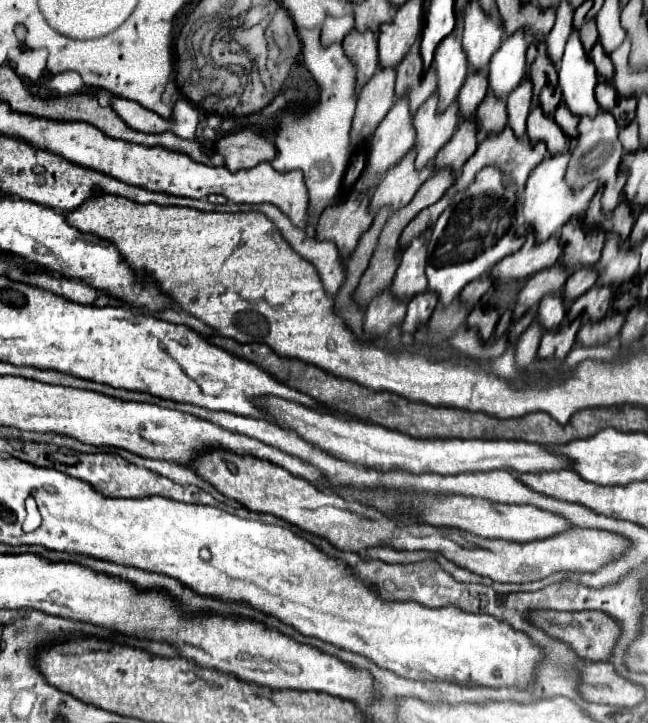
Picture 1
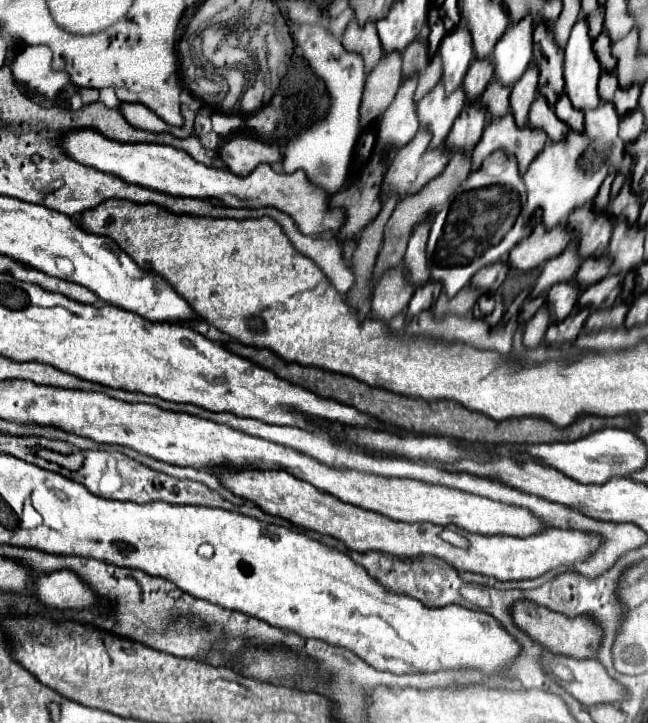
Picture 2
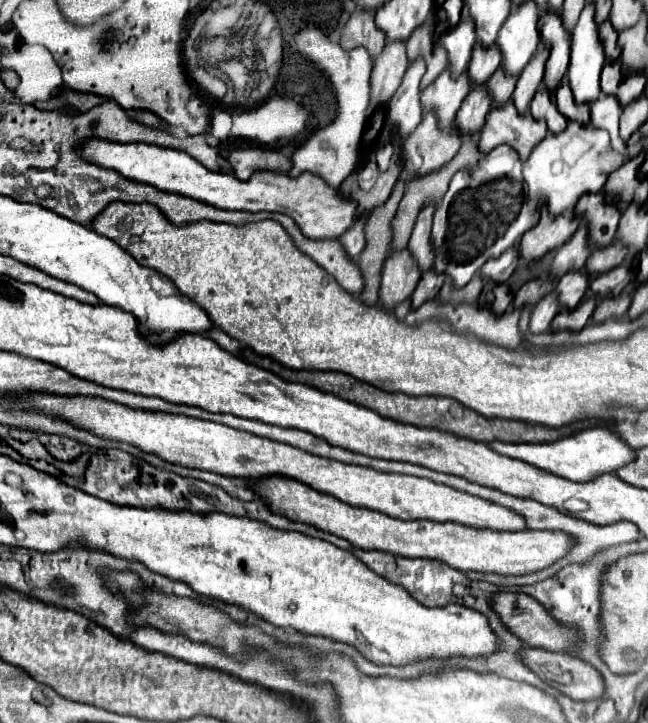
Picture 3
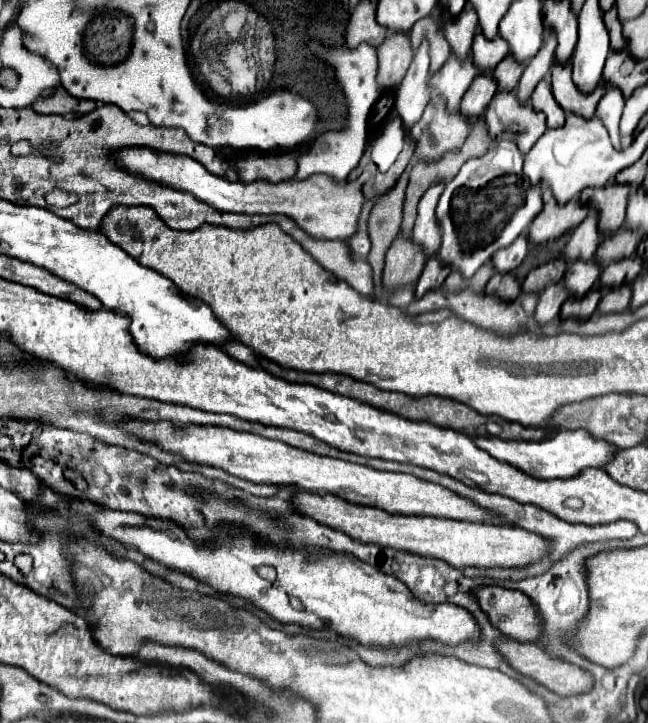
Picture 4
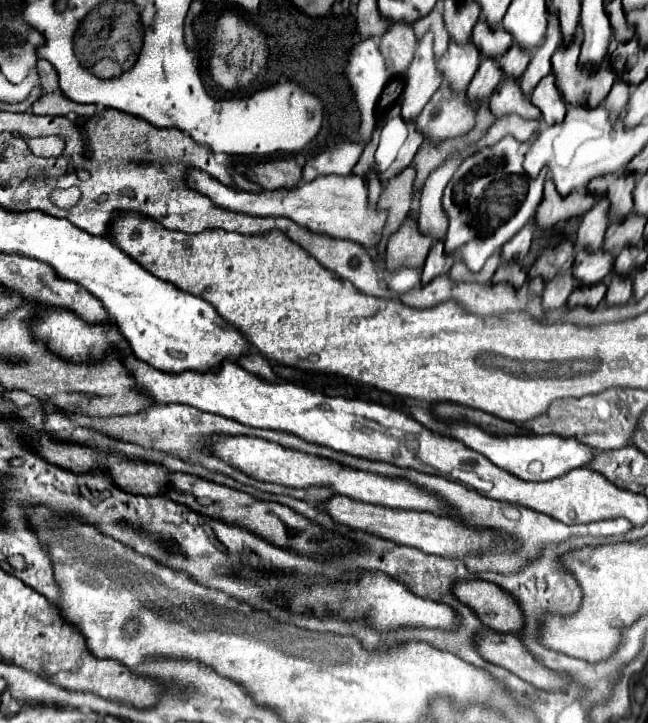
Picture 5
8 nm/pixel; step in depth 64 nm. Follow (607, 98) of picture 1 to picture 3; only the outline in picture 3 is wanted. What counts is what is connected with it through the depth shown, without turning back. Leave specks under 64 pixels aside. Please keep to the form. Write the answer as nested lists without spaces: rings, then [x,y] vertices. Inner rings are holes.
[[[620,60],[606,62],[606,66],[602,70],[602,92],[616,94],[616,88],[618,88],[620,82],[622,82],[622,66],[620,66]]]

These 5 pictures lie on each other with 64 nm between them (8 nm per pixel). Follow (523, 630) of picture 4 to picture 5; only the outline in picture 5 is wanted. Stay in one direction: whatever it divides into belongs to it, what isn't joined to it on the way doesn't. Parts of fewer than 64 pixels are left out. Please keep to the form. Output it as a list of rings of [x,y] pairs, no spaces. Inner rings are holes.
[[[456,580],[452,584],[452,594],[472,608],[480,622],[492,630],[510,634],[522,630],[522,612],[504,590],[496,588],[484,580]]]

